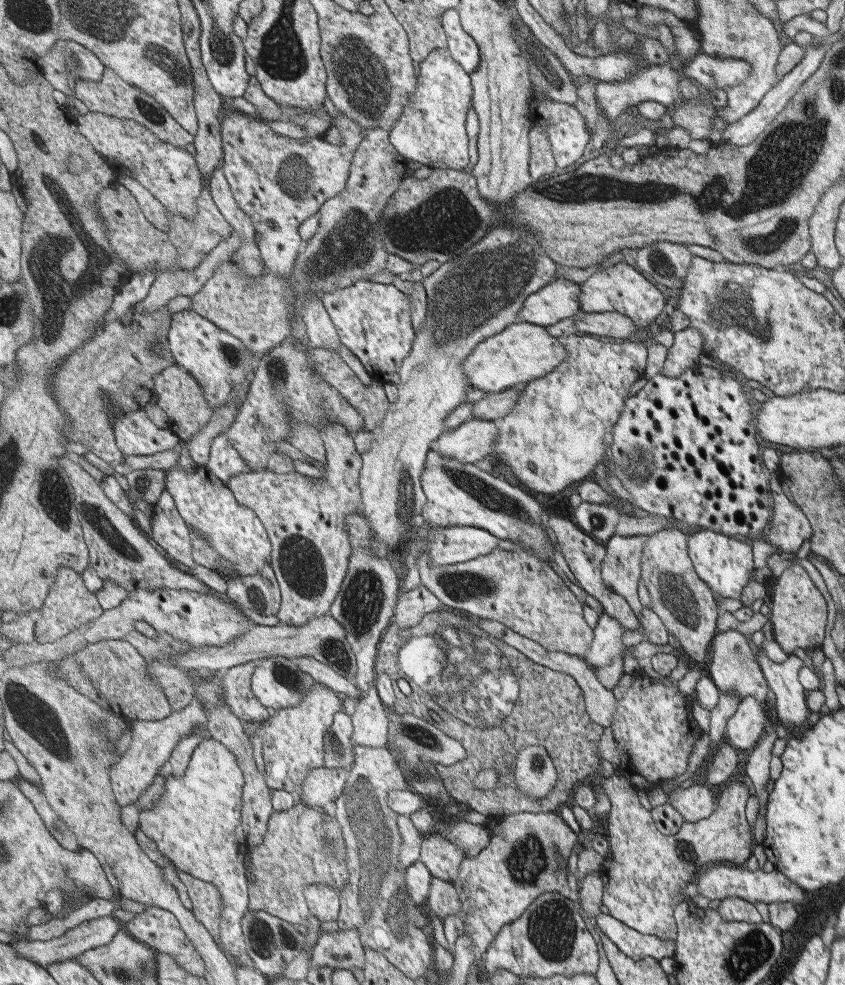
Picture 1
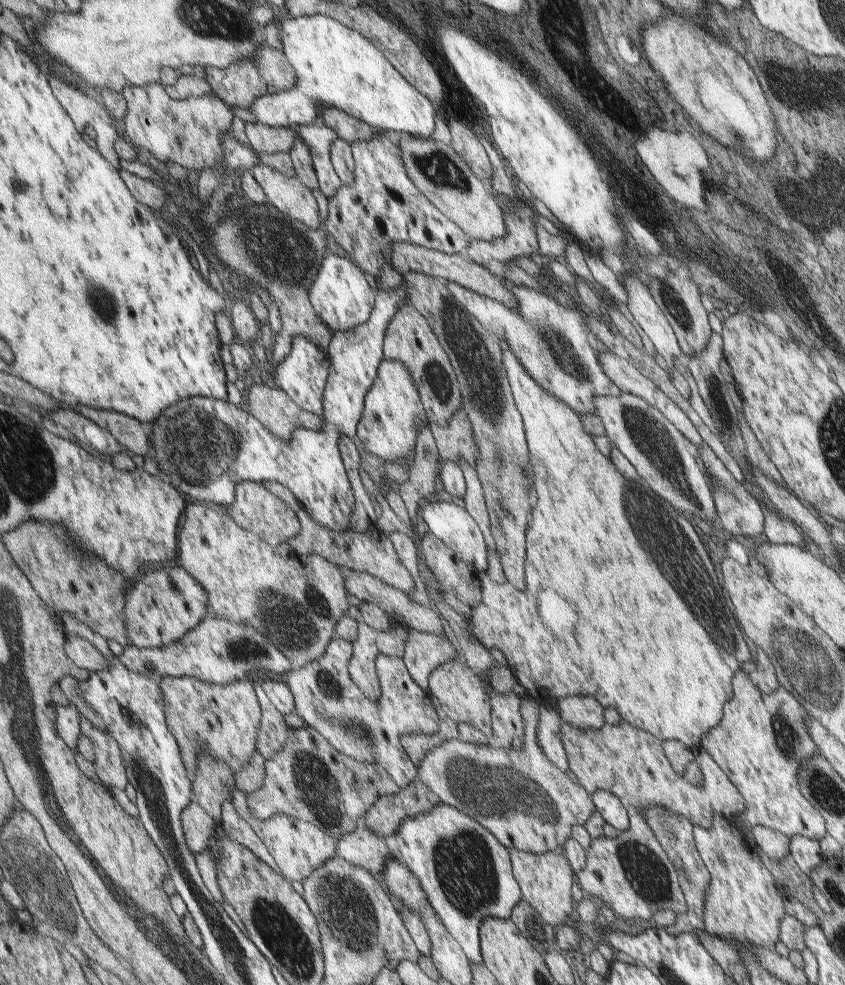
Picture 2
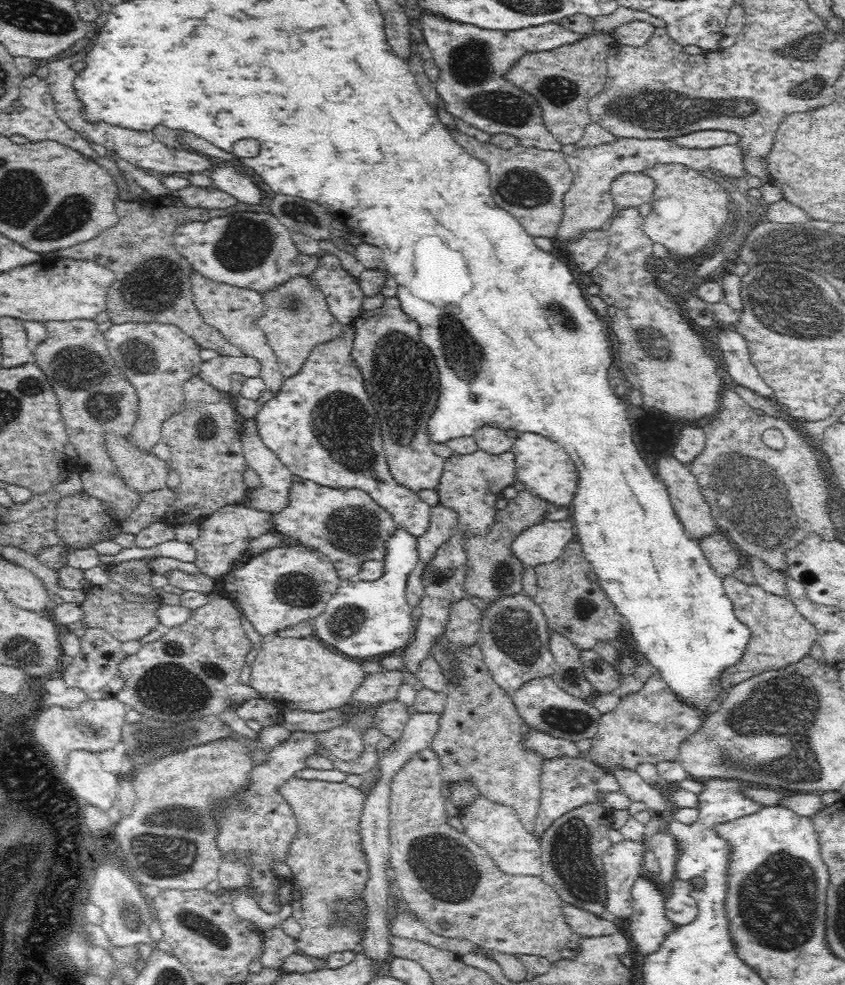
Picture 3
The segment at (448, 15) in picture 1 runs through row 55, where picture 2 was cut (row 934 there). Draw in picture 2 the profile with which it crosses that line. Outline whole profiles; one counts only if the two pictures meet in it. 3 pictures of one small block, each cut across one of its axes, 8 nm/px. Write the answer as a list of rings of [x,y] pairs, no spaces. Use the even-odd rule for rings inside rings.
[[[440,802],[427,813],[406,818],[396,832],[400,846],[400,859],[418,878],[428,902],[442,918],[444,926],[450,931],[471,963],[483,964],[481,955],[481,923],[489,917],[511,920],[513,910],[521,903],[520,882],[513,872],[512,853],[475,817],[464,810]]]

